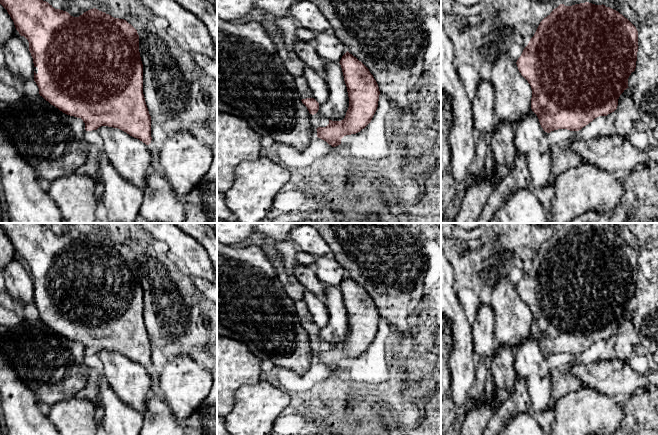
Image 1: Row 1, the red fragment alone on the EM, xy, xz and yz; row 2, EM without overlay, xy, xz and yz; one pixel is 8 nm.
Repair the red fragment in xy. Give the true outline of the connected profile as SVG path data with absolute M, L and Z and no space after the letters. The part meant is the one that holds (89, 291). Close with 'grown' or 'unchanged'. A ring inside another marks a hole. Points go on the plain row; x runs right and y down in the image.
M0 223L0 228L7 234L19 258L29 266L29 275L33 282L34 291L38 292L37 298L34 295L34 305L39 312L40 320L63 337L81 342L85 347L84 363L89 369L103 370L102 360L97 355L101 350L118 352L146 369L151 367L151 340L143 318L143 288L139 276L139 259L131 248L124 243L114 242L96 232L84 236L79 241L73 241L68 236L55 233L48 226L41 223Z; grown

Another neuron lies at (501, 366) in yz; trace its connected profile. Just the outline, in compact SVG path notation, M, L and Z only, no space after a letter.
M506 345L497 347L494 357L488 362L496 389L501 398L506 398L513 392L518 376L514 366L514 350Z

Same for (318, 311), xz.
M306 291L303 297L309 309L309 315L312 317L313 322L319 327L323 328L328 323L328 310L323 298Z

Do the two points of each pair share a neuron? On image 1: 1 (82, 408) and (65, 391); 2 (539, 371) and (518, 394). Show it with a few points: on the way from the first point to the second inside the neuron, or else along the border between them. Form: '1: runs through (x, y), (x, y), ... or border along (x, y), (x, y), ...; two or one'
1: border along (75, 395), (58, 401), (51, 406); two
2: border along (518, 374), (525, 380), (532, 406); two

